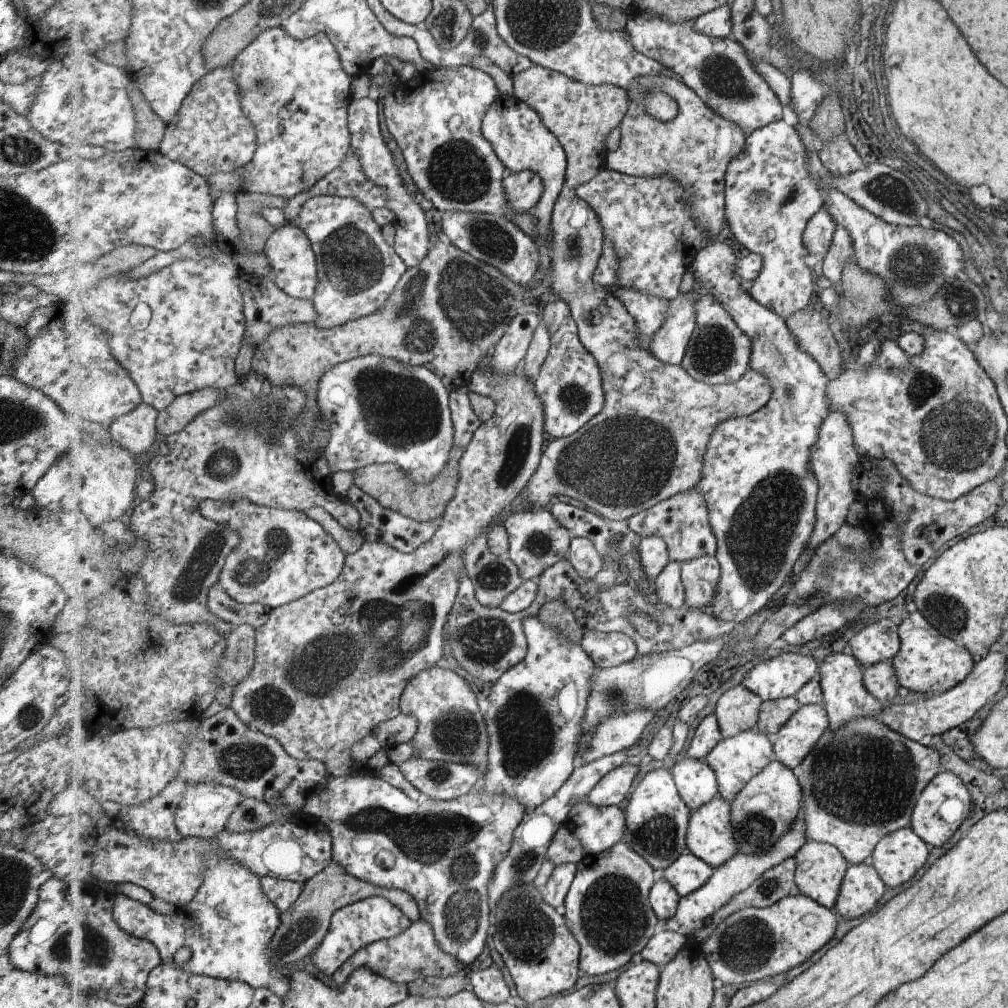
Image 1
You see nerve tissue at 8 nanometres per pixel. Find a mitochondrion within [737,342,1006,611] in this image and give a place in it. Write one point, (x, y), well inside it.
(957, 437)

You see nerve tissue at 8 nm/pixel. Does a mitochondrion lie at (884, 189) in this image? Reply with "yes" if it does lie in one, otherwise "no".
yes

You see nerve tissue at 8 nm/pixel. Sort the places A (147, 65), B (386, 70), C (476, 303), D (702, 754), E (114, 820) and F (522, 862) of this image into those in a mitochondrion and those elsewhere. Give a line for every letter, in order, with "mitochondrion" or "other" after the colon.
A: other
B: other
C: mitochondrion
D: other
E: other
F: mitochondrion

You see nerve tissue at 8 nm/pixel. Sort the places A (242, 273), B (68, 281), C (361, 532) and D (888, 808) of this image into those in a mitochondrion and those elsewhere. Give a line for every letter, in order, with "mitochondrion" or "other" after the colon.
A: other
B: other
C: other
D: mitochondrion

